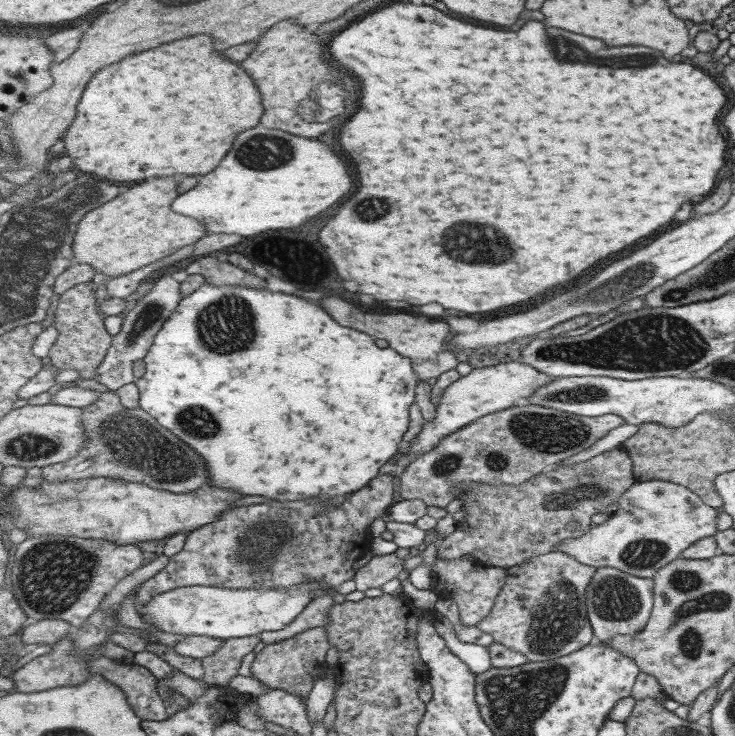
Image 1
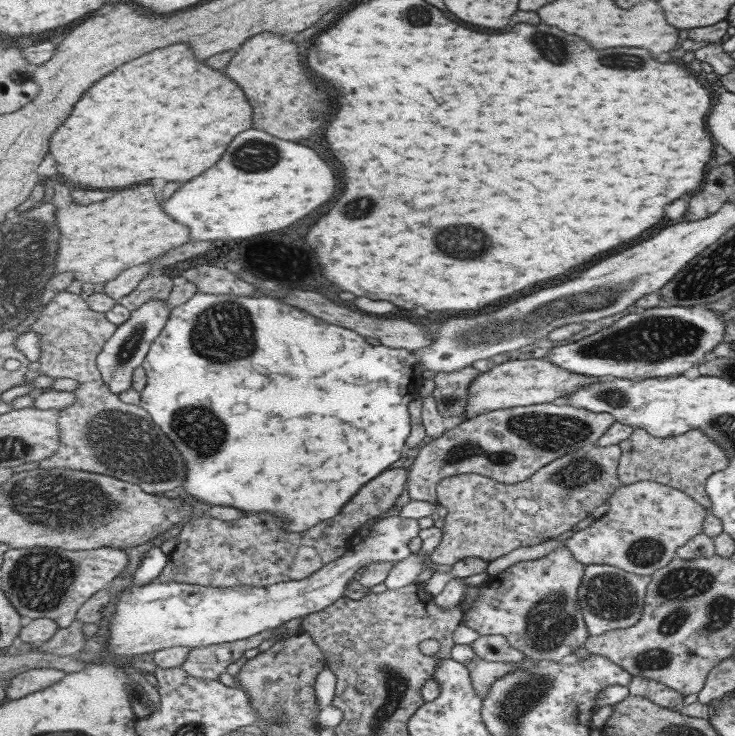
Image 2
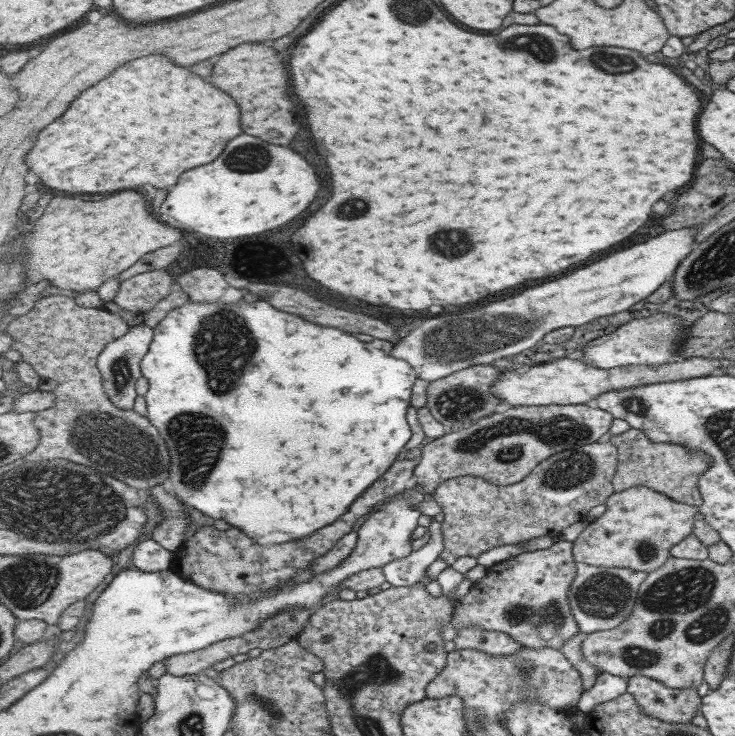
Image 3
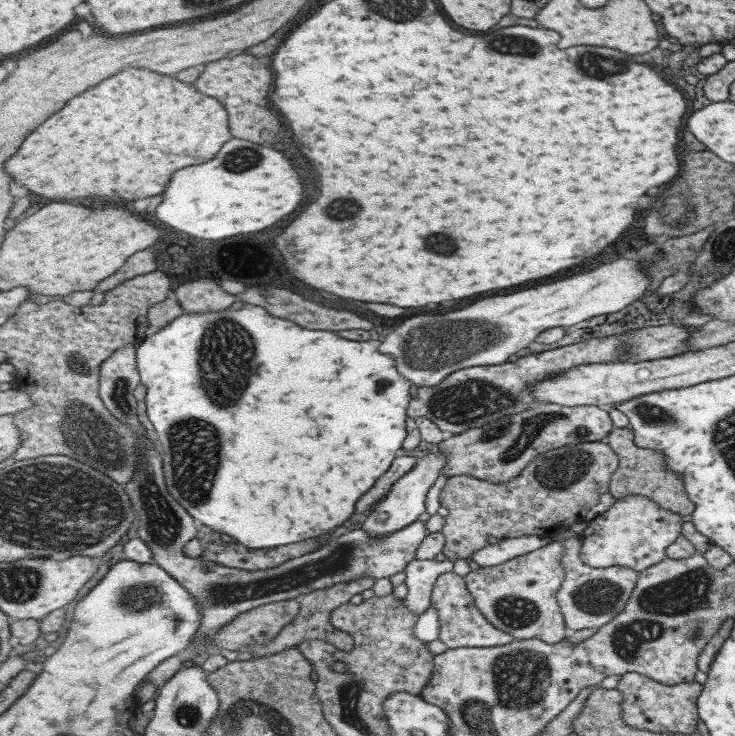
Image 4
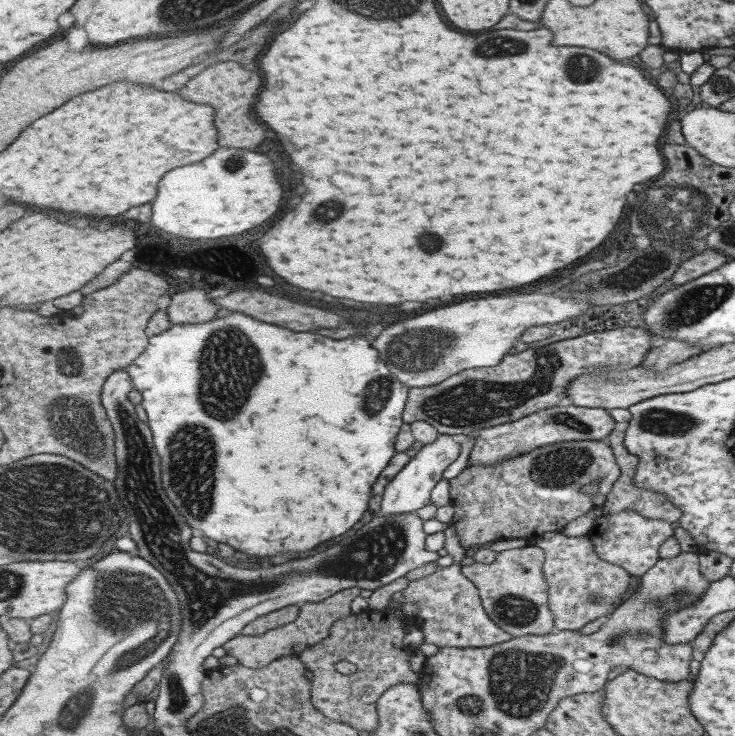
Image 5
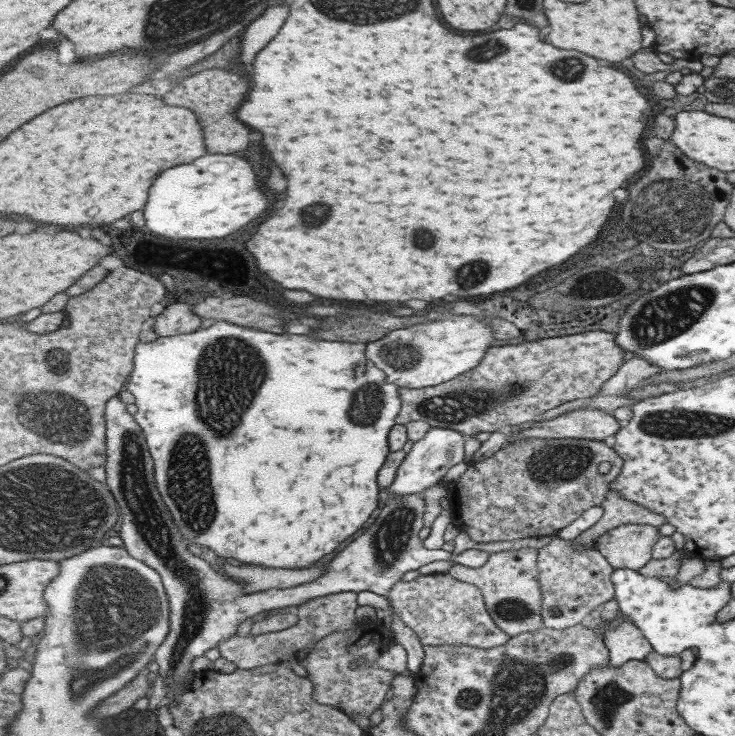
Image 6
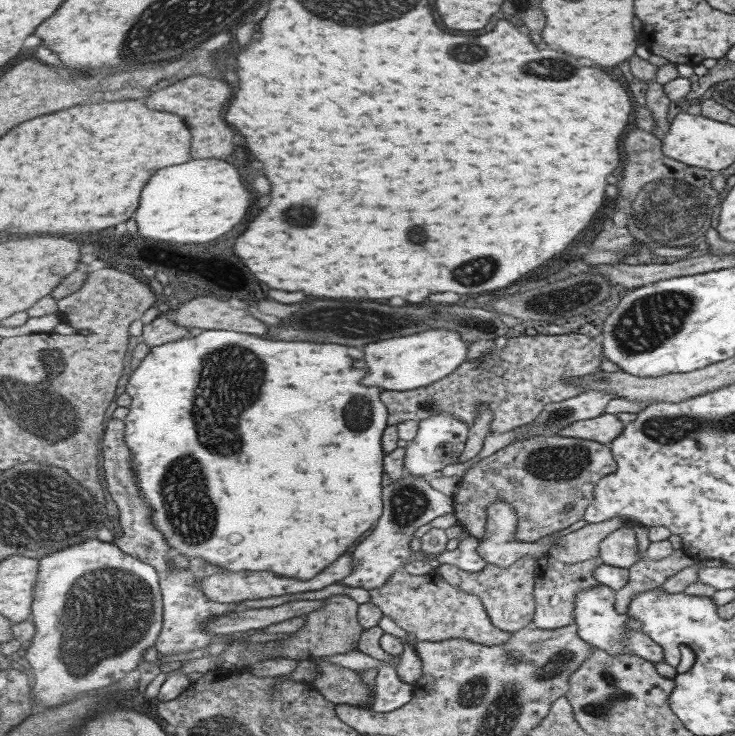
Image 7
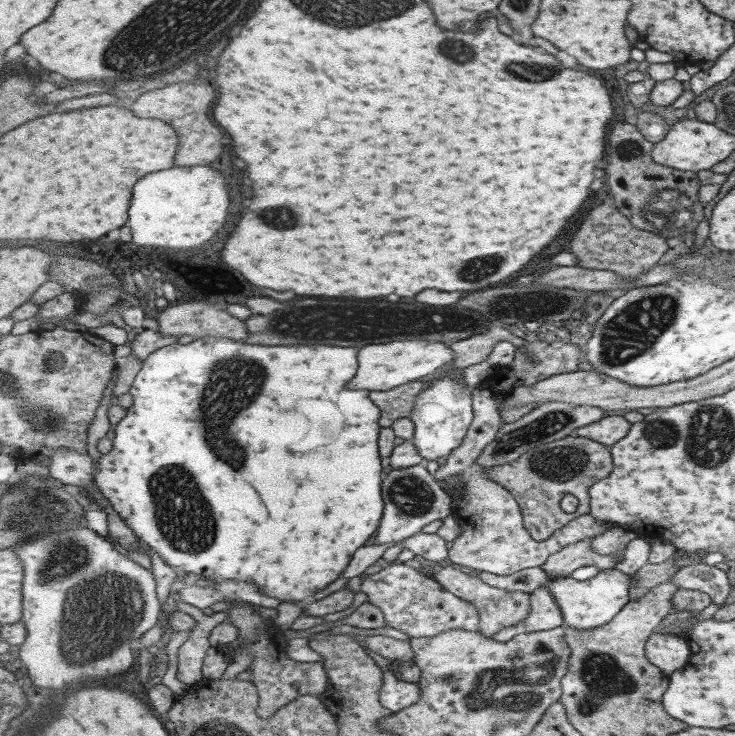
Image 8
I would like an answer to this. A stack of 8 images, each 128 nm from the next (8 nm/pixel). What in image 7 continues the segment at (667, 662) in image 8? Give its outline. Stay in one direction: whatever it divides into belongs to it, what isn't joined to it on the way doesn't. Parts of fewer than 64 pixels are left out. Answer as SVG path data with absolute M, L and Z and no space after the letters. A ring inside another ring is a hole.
M601 583L586 591L581 591L577 595L575 601L575 624L577 624L578 633L582 639L595 647L601 647L611 654L633 653L647 659L647 662L663 661L663 650L659 643L643 635L639 630L628 630L625 627L627 616L617 615L613 610L614 593L615 590Z

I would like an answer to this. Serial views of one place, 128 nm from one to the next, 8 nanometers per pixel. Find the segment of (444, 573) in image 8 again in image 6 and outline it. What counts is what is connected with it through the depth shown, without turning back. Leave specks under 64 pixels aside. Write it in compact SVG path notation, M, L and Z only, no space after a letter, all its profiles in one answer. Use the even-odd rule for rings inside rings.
M523 548L517 551L501 552L490 554L488 561L481 567L475 568L456 563L449 573L461 582L468 582L475 585L483 593L484 601L489 615L493 621L504 630L511 638L519 636L521 633L533 632L545 627L546 620L543 619L543 593L538 569L538 557L540 550L537 548Z

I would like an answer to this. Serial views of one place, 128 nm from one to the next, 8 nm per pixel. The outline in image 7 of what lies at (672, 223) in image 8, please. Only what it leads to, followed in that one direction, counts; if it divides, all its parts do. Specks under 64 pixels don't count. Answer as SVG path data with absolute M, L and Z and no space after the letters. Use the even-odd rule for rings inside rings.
M643 130L627 134L623 154L627 154L627 170L623 170L615 206L625 214L626 227L636 240L650 247L658 242L663 246L684 247L702 239L718 201L719 192L710 187L715 172L667 158L662 140Z

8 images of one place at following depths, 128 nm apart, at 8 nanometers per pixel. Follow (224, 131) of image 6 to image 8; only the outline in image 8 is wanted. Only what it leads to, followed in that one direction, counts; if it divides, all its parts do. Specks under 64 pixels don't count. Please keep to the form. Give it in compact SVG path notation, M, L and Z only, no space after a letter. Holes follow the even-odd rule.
M181 82L169 88L159 88L155 92L141 94L143 96L140 95L137 102L133 104L135 114L139 114L139 118L159 118L163 119L163 122L169 122L182 139L175 157L176 166L201 166L203 162L217 160L223 154L225 134L211 118L207 118L217 100L217 90L213 86L205 86L205 84L189 86L187 82Z

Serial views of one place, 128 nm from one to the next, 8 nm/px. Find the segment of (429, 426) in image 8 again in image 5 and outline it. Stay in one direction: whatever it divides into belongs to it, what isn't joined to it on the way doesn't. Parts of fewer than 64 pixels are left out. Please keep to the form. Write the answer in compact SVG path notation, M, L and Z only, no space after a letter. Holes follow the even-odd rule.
M440 433L438 439L424 445L420 451L406 464L397 477L387 486L380 504L382 516L401 516L413 514L420 508L425 508L431 502L431 492L435 484L443 479L445 470L461 456L461 446L452 434Z

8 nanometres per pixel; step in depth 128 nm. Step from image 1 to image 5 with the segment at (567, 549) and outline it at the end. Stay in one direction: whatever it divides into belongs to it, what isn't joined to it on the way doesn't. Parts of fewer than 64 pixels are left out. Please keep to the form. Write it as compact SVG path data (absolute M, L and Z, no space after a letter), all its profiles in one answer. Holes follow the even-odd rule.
M619 511L613 515L601 513L601 519L595 521L589 536L599 558L623 567L623 570L628 571L630 575L640 577L646 570L653 568L660 558L661 546L667 538L673 537L670 524L661 520L647 519L637 511Z

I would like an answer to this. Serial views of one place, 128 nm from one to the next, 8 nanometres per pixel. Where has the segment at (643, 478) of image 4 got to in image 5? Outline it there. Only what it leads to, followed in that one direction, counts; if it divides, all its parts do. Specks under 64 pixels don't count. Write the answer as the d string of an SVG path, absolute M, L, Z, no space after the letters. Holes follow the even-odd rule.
M613 430L607 438L604 439L613 451L614 458L621 468L621 477L614 483L610 492L608 504L603 508L603 515L613 515L619 511L637 511L639 515L646 516L647 519L655 519L673 523L681 518L681 511L671 505L671 500L667 499L661 493L653 493L651 490L639 489L634 482L635 470L638 466L638 457L625 449L625 432Z

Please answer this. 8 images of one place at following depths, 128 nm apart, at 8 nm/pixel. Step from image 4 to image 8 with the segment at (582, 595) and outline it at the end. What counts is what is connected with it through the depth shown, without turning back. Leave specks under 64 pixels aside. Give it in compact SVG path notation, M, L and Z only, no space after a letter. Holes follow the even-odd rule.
M546 586L538 588L531 595L531 602L531 616L524 622L520 631L539 632L565 626L563 609L559 607L556 598Z

